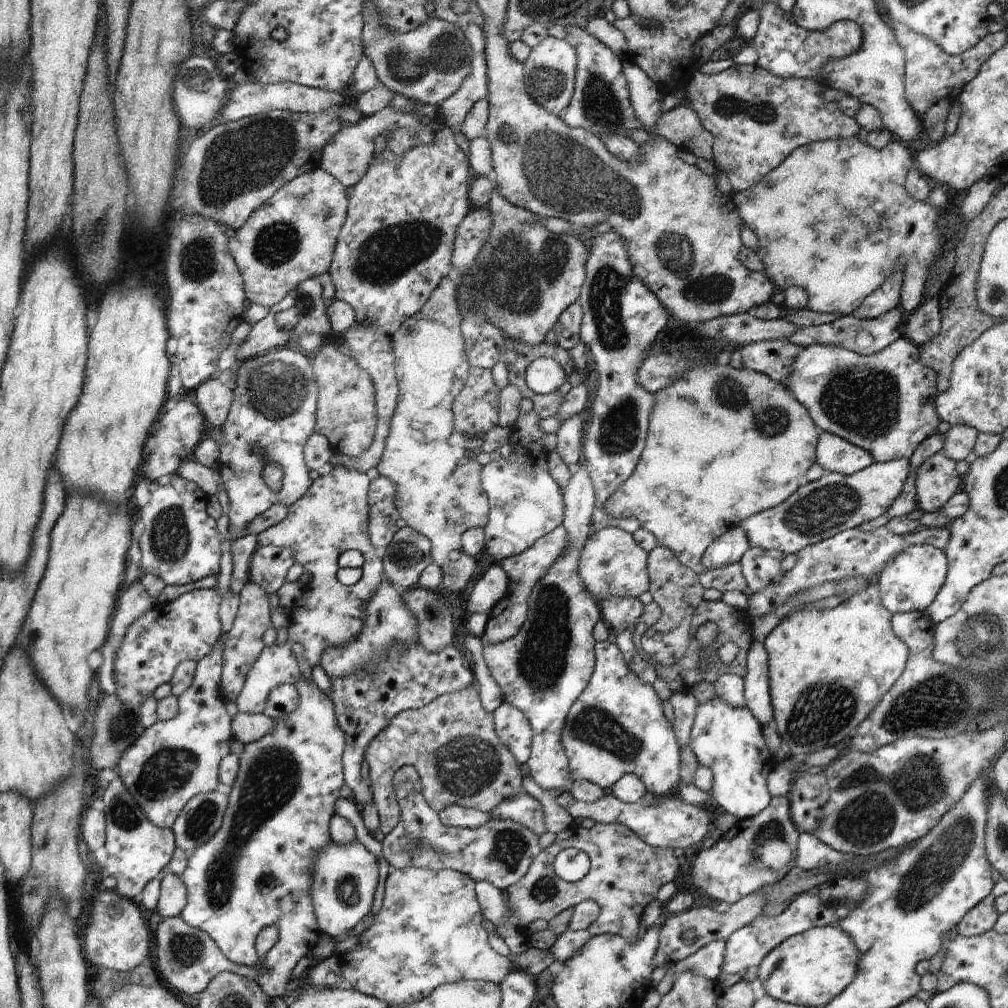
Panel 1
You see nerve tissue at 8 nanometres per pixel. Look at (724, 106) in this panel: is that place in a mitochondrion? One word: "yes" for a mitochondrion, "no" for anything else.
yes

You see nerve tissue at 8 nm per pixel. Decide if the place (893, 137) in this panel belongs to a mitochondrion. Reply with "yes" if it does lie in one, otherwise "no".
no

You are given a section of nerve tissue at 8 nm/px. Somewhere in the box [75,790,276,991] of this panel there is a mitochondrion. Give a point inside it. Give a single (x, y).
(201, 822)

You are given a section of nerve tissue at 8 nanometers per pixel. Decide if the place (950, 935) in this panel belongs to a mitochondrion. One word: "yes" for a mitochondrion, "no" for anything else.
no

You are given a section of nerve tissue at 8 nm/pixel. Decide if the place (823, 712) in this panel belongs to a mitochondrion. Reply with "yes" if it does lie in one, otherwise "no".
yes

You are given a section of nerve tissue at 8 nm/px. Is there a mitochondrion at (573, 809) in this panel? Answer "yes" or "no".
no

